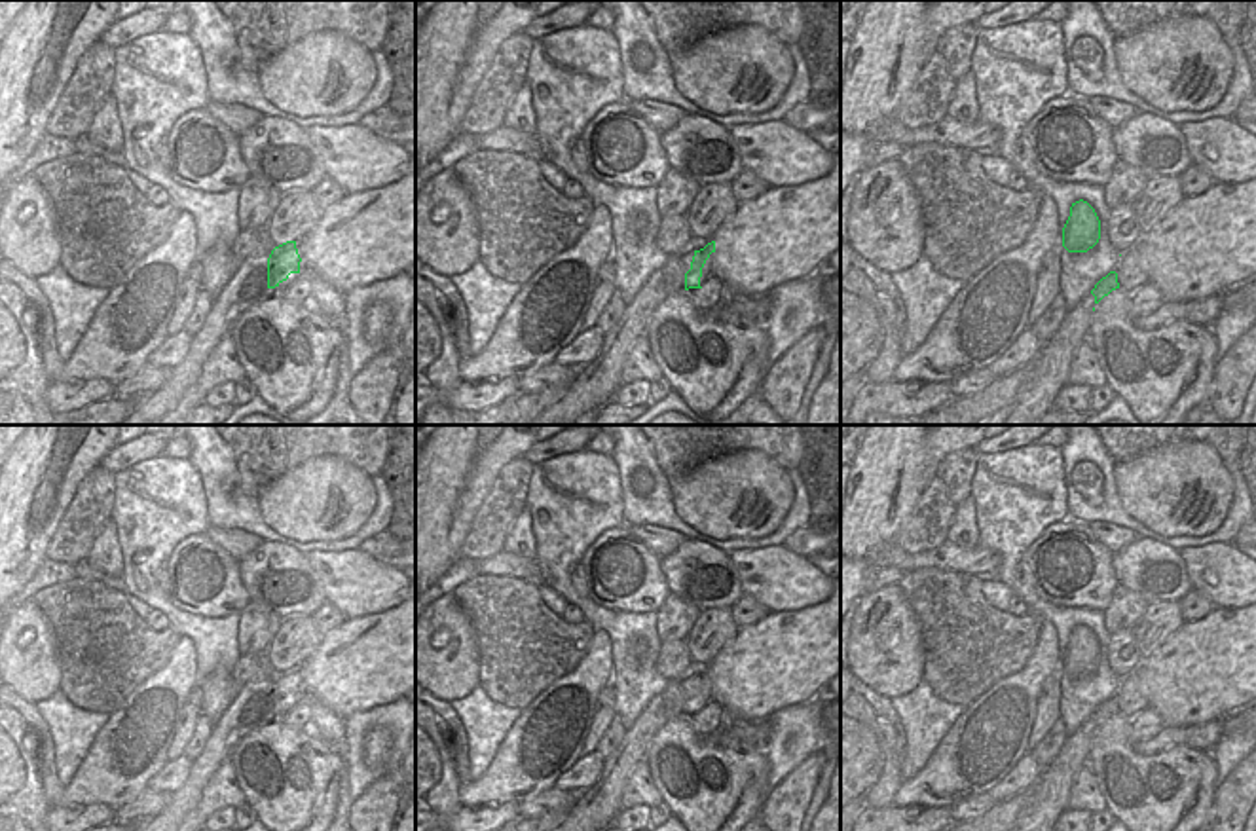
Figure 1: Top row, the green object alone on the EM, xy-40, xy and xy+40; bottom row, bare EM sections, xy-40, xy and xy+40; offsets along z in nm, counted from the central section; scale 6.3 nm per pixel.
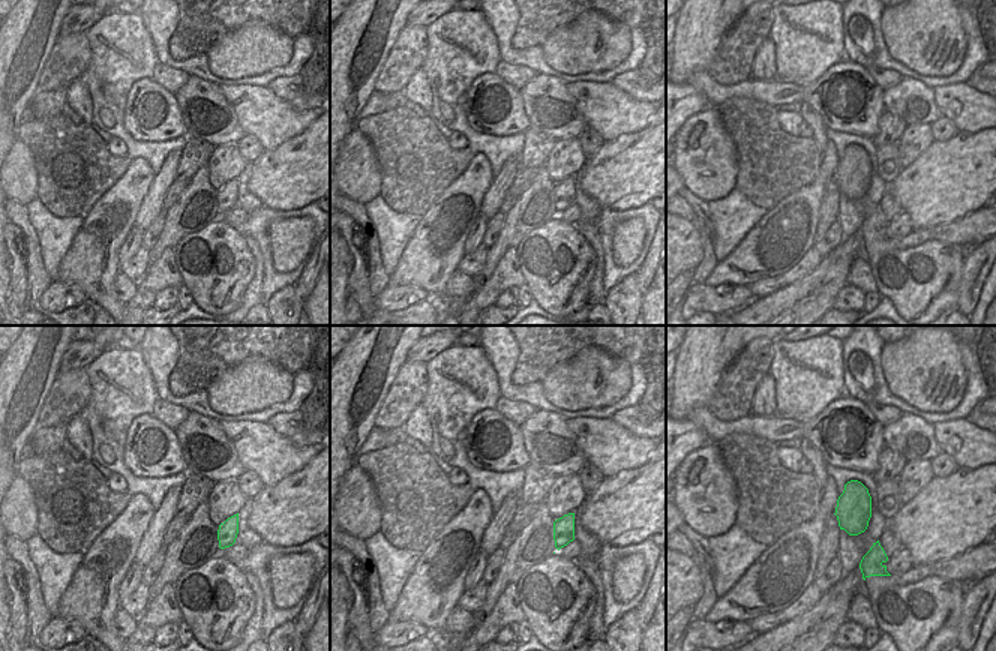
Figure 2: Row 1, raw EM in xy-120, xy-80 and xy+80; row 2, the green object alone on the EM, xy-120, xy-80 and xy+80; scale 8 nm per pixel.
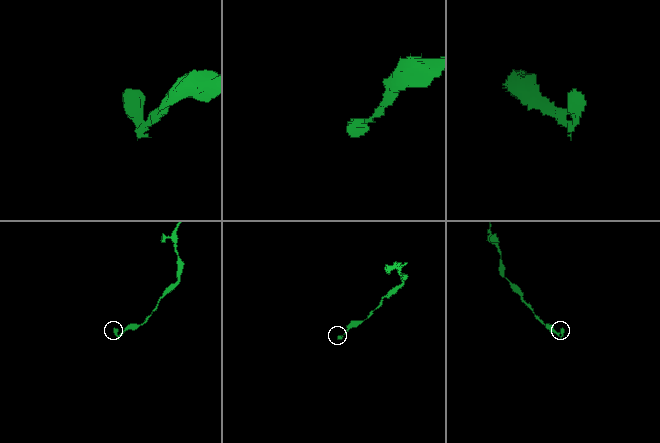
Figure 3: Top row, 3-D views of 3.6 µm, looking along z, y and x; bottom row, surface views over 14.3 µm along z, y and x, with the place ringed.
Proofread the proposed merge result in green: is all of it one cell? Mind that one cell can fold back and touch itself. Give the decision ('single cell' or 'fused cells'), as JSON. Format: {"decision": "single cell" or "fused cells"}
{"decision": "fused cells"}

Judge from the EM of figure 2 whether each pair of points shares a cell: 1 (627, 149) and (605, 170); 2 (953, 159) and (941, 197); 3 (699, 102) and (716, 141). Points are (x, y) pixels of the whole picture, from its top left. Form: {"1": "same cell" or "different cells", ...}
{"1": "same cell", "2": "same cell", "3": "different cells"}

